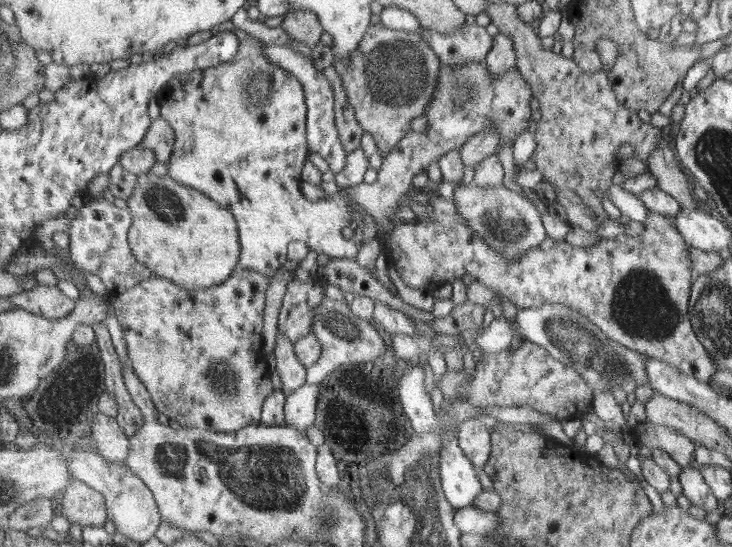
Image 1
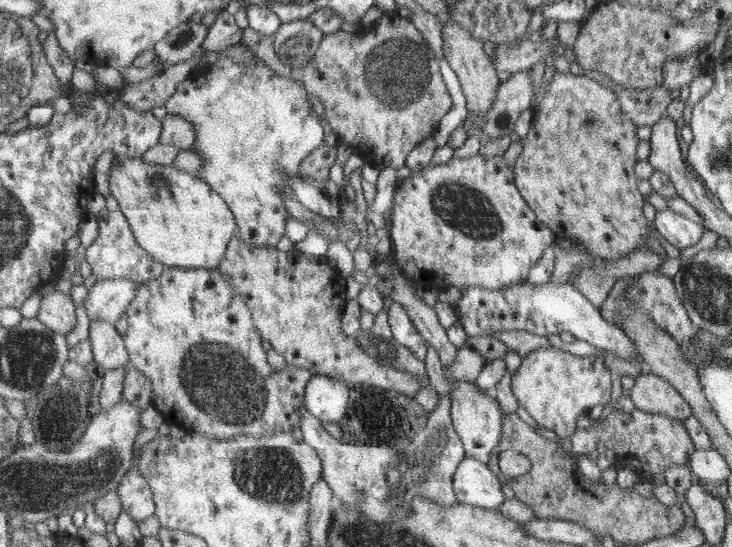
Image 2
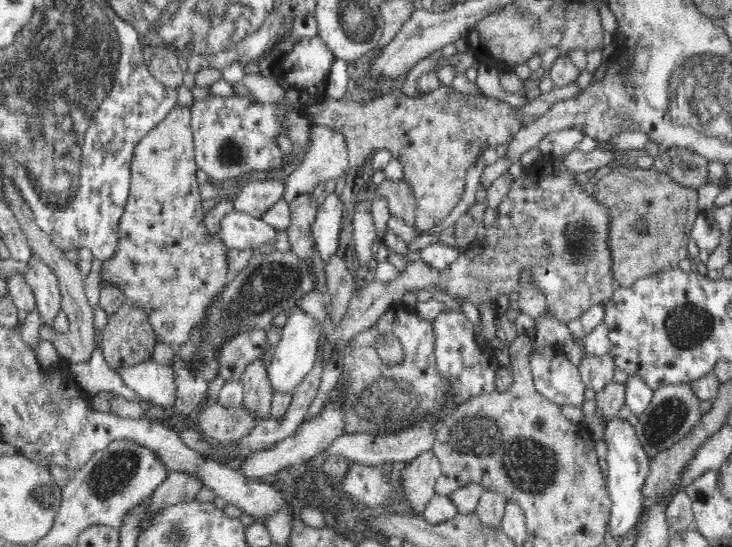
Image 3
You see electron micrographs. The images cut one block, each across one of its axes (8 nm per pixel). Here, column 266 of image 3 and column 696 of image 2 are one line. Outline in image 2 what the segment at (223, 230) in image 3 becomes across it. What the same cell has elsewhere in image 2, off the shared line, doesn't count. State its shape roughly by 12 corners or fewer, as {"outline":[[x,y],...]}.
{"outline":[[670,209],[653,224],[680,250],[695,246],[706,229]]}

